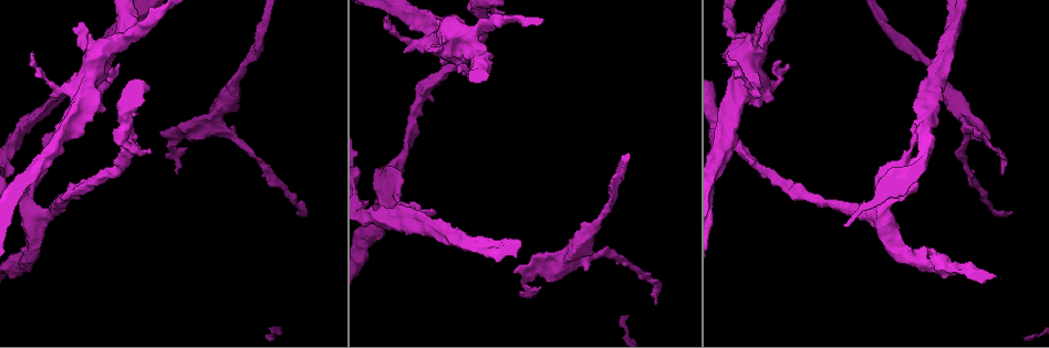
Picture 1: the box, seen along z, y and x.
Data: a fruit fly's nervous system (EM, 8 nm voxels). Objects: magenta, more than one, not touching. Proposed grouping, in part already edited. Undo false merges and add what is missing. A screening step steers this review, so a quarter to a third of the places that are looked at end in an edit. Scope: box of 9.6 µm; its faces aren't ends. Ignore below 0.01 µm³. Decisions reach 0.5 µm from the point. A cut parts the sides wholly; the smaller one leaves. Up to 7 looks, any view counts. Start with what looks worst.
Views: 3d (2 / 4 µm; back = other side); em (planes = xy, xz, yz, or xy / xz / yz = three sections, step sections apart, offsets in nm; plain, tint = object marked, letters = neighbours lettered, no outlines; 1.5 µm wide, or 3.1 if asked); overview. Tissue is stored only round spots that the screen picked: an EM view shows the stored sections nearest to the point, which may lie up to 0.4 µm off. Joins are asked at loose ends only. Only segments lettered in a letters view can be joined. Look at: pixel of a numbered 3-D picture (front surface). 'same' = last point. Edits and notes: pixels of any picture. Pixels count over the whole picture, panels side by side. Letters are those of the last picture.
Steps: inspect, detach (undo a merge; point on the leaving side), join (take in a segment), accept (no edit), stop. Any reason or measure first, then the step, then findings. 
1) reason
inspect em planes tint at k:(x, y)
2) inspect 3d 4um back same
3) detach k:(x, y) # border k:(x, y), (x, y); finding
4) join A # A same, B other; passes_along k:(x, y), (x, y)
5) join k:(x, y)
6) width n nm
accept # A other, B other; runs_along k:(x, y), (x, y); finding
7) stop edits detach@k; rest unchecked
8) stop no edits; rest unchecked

tapers out
inspect 3d 2um at 1:(724, 55)

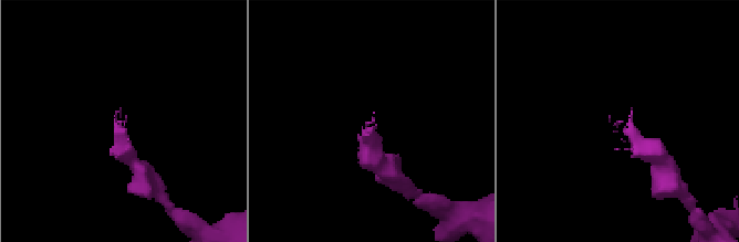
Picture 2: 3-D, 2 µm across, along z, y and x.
need the tissue
inspect em planes letters at 2:(617, 125)

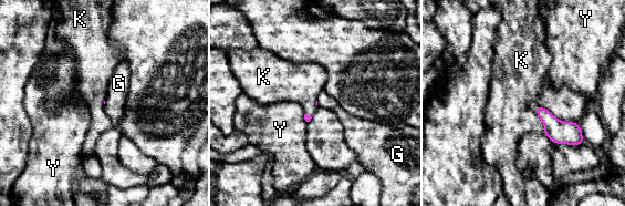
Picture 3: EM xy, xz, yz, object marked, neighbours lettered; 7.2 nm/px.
join K # G other, K same, Y other; passes_along 3:(559, 132), (540, 119), (510, 114); the cell continues

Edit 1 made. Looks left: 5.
inspect overview

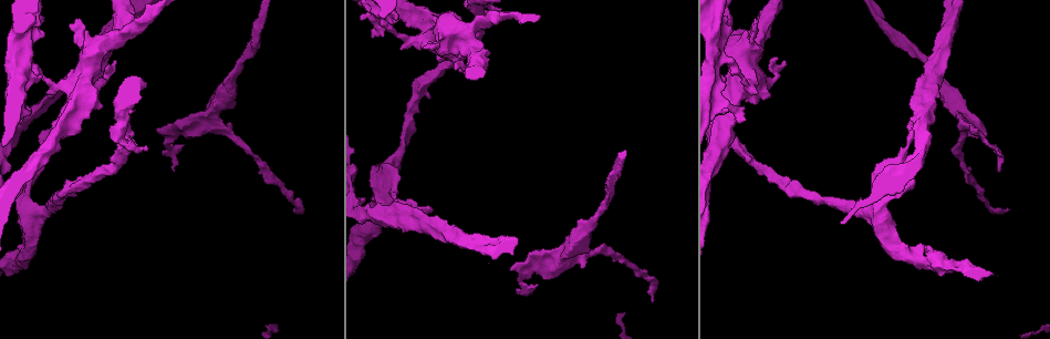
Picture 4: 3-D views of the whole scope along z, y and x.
inspect 3d 2um at 4:(753, 20)

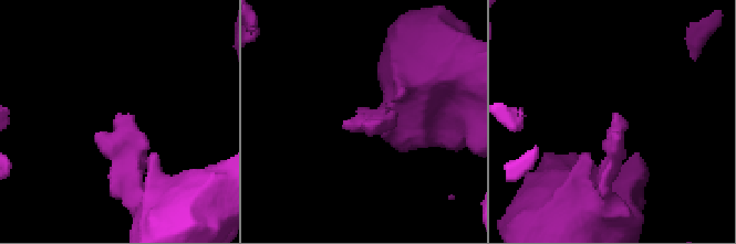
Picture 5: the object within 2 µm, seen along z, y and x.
shape alone is not enough
inspect em planes letters at 5:(366, 124)

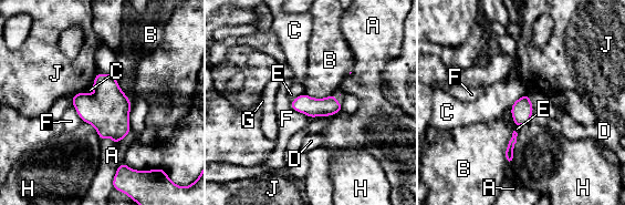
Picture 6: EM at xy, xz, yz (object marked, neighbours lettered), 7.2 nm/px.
longest_contact H 240 nm
accept # A other, B other, C other, D other, E other, F other, G other, H other, J other; border 6:(303, 93), (314, 98), (335, 94); no lettered segment goes on from it

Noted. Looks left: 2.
touches itself
inspect 3d 2um at 4:(396, 174)

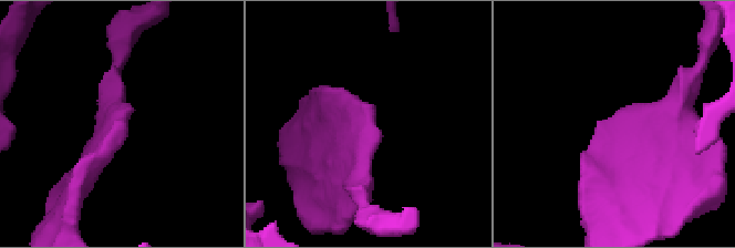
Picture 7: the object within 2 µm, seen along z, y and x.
inspect em xy step 4 letters at 7:(611, 126)

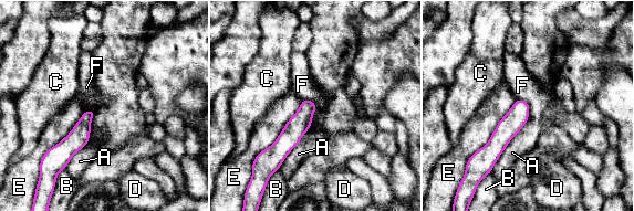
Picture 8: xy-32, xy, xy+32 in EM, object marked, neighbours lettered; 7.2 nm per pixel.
accept # A other, B other, C other, D other, E other, F other; runs_along 8:(525, 104), (488, 155), (488, 164); all the same cell

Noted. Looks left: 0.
stop edits join@3; rest unchecked

